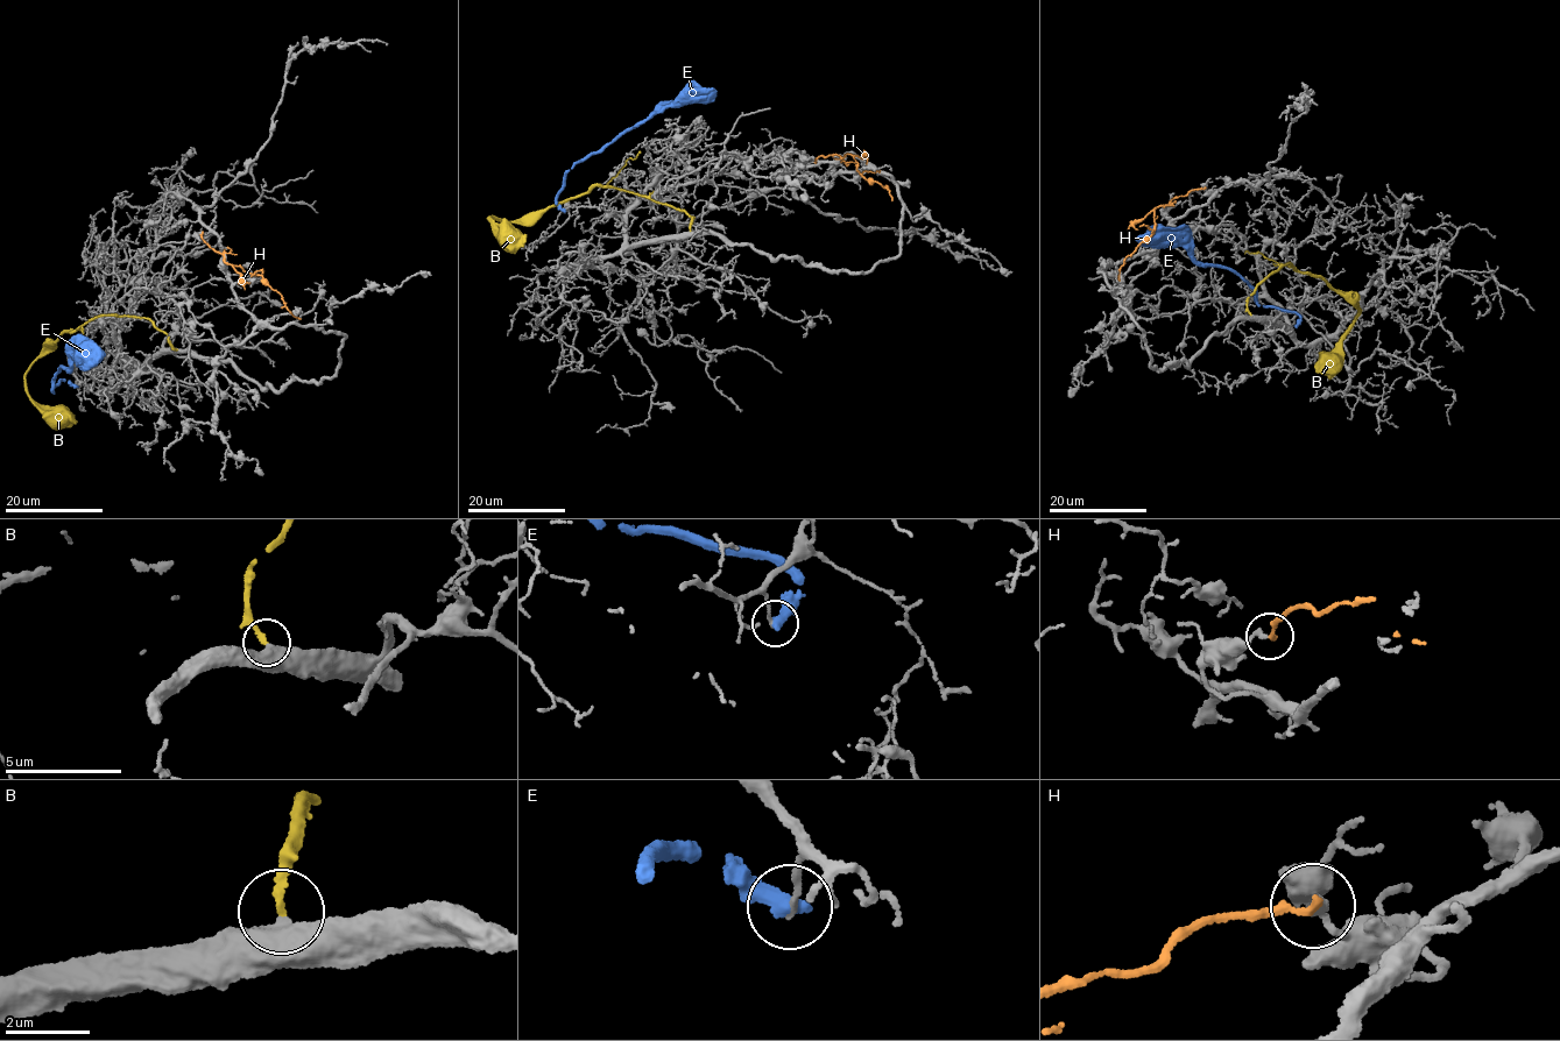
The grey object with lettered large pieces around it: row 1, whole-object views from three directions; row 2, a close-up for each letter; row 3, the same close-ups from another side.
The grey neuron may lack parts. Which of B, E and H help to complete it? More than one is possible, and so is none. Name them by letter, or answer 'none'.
B

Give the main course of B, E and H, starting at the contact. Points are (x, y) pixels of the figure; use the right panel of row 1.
B: (1251, 314), (1248, 297), (1290, 262), (1354, 299), (1359, 309), (1355, 320), (1319, 360), (1322, 374)
E: (1296, 326), (1298, 314), (1264, 306), (1256, 301), (1256, 289), (1227, 268), (1200, 262), (1180, 245), (1138, 238)
H: (1205, 188), (1153, 210), (1152, 234), (1124, 259), (1120, 281)

